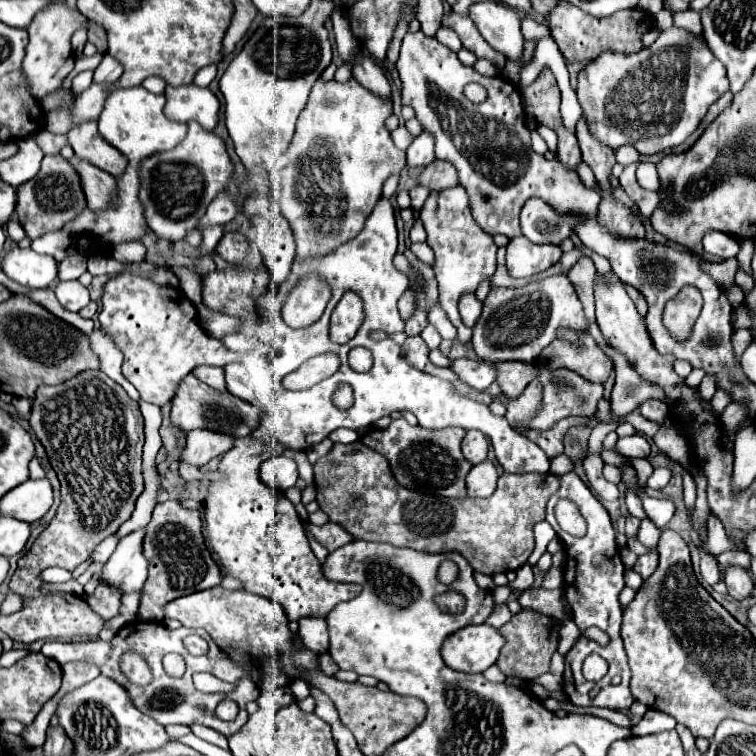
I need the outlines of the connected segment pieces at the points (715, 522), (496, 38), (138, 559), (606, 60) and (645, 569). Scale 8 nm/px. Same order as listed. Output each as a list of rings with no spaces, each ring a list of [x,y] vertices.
[[[711,513],[709,515],[709,537],[707,537],[707,543],[705,543],[705,551],[711,553],[713,557],[719,557],[723,551],[735,551],[735,543],[729,541],[729,537],[723,533],[723,525],[721,521]]]
[[[479,1],[469,7],[469,17],[483,39],[507,59],[519,59],[523,51],[523,33],[519,15],[503,3]]]
[[[141,529],[123,537],[109,561],[103,565],[99,581],[121,591],[121,595],[139,591],[145,583],[147,563],[141,553],[141,537]]]
[[[679,27],[663,31],[651,47],[645,47],[639,53],[625,55],[617,51],[603,51],[577,75],[577,99],[587,117],[589,133],[613,149],[633,145],[643,155],[653,155],[681,145],[697,129],[709,105],[725,91],[729,91],[729,79],[721,61],[709,51],[701,37]]]
[[[645,553],[645,555],[641,555],[641,557],[637,559],[637,563],[635,563],[633,569],[635,569],[643,579],[649,579],[651,573],[657,569],[657,563],[659,563],[657,553]]]

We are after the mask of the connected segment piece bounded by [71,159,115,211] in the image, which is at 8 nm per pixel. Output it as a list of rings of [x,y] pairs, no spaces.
[[[71,159],[71,165],[75,167],[75,171],[81,179],[81,187],[87,197],[89,209],[93,209],[93,211],[105,209],[105,205],[109,205],[109,199],[113,195],[115,179],[109,173],[105,173],[103,169],[91,165],[89,161]]]

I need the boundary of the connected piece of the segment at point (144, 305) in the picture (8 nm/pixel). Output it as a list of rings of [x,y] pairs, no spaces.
[[[121,273],[107,281],[101,301],[99,323],[125,355],[123,375],[135,385],[143,401],[161,407],[173,399],[181,377],[195,367],[241,361],[239,353],[229,351],[219,339],[201,329],[197,309],[175,287],[161,287],[145,277]]]

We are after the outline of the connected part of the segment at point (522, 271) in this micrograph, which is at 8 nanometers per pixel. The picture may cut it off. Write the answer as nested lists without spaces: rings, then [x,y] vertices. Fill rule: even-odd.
[[[519,235],[507,245],[507,271],[511,277],[531,277],[553,267],[561,255],[557,245],[537,245]]]

